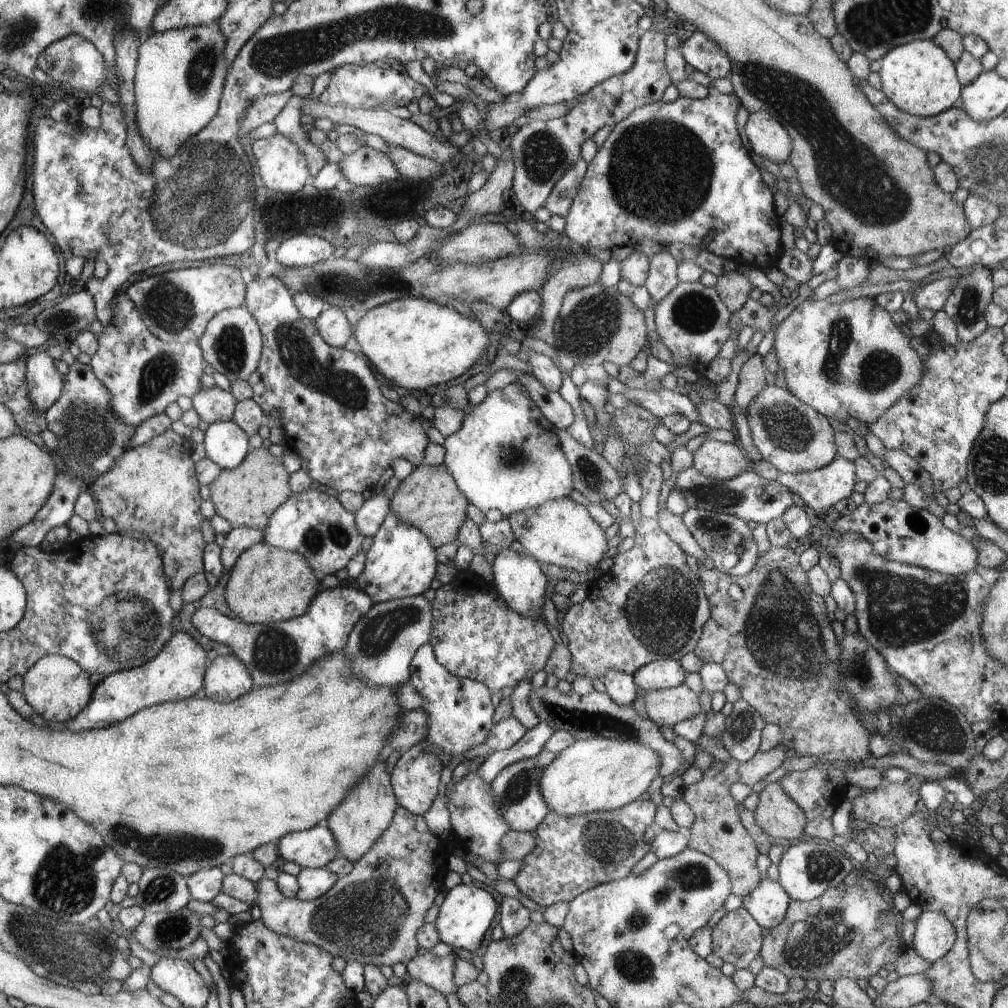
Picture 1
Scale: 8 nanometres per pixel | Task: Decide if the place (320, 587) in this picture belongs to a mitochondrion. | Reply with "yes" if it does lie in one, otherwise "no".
no

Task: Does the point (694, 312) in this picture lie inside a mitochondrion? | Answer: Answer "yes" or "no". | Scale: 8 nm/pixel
yes

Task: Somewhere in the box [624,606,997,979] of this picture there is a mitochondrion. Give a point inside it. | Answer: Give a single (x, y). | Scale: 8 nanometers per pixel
(820, 938)

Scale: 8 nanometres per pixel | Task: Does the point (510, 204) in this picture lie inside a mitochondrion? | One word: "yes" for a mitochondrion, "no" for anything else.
no

